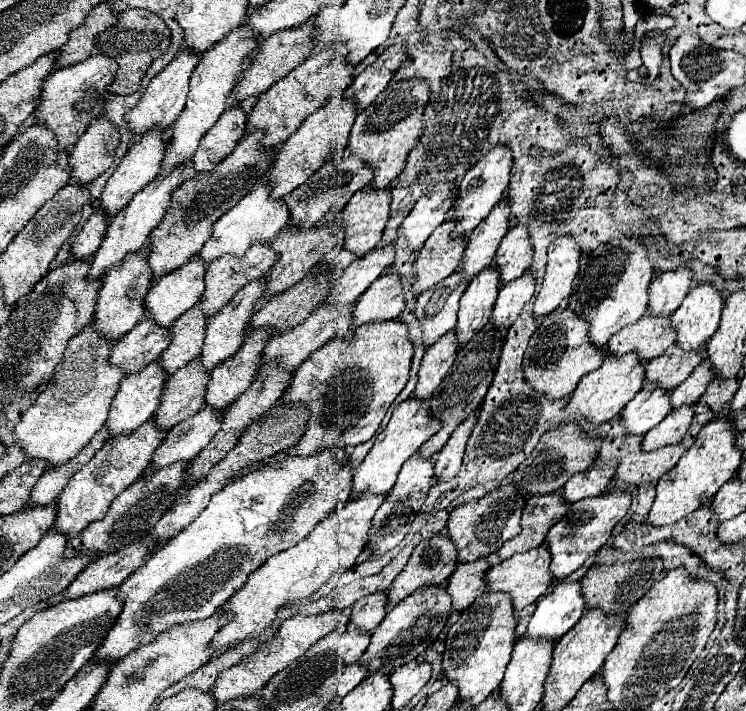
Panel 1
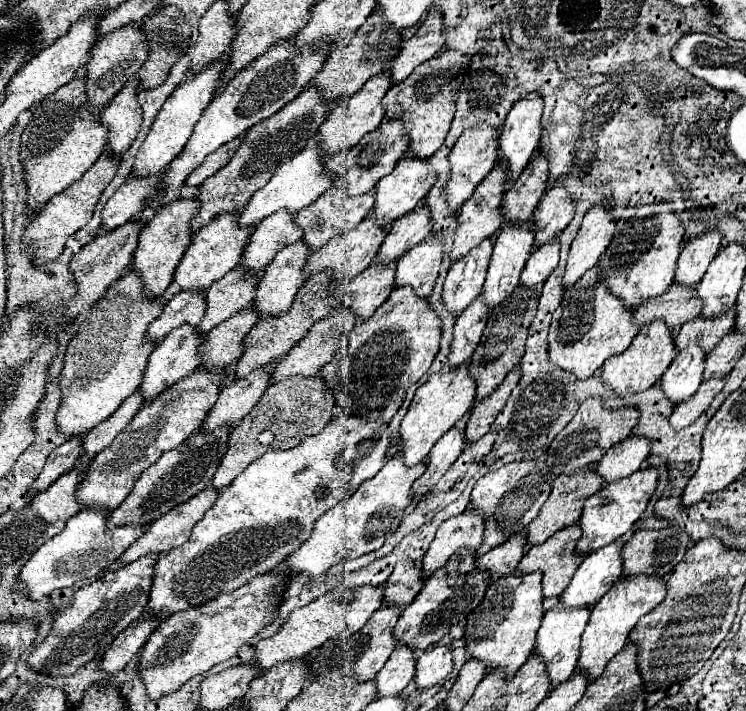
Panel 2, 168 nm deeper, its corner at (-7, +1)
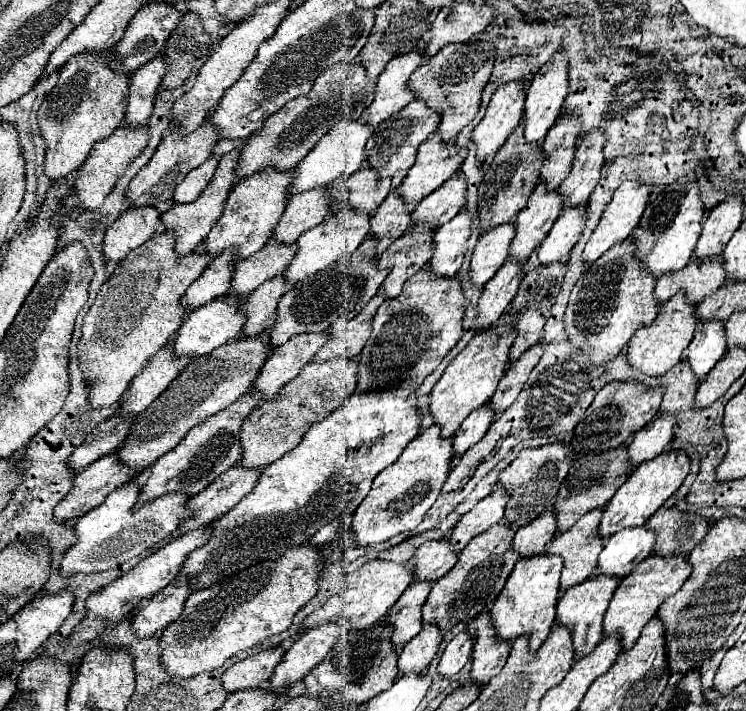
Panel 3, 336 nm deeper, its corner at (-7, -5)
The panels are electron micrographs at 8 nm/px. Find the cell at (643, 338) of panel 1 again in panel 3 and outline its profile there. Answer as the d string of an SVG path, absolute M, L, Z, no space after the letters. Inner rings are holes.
M720 255L712 261L696 261L692 257L680 273L668 273L656 283L656 299L660 303L674 297L680 289L692 303L700 303L704 297L712 295L724 283L724 265L720 265Z

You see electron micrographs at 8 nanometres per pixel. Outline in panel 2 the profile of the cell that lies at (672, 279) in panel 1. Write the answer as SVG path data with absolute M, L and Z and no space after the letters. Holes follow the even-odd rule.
M716 231L686 243L678 259L674 283L682 287L696 287L696 283L700 283L700 279L704 277L704 271L716 257L718 249L720 249L720 235Z

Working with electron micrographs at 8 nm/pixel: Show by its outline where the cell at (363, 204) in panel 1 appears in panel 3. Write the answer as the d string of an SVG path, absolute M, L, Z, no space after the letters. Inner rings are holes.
M432 133L432 137L420 145L414 167L408 169L408 175L398 187L402 199L414 205L420 203L462 167L466 155L466 147L444 143L440 133Z

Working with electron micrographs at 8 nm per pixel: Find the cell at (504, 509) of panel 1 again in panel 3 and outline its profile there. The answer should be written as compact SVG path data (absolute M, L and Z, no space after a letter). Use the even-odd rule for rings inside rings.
M550 443L536 449L524 449L520 455L502 471L498 487L508 487L512 491L506 507L506 521L512 527L522 527L542 511L552 507L554 497L570 471L570 461L574 459L574 449L564 443Z

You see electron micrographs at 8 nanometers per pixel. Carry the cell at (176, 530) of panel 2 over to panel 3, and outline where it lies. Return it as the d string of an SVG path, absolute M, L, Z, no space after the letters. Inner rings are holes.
M240 463L232 465L214 483L210 483L202 493L190 499L188 507L194 511L194 517L184 521L174 537L184 535L190 529L198 529L206 523L216 521L220 515L228 513L246 493L250 493L260 479L260 469L244 469Z

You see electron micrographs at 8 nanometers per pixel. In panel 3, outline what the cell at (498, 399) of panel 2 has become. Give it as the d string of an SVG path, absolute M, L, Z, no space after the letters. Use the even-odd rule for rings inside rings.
M538 341L536 345L532 345L526 353L522 353L522 357L518 361L514 361L508 369L506 369L506 375L500 379L498 383L498 389L494 393L494 397L490 399L490 407L496 409L496 413L500 411L506 411L518 397L518 393L522 391L530 371L534 369L534 365L540 361L544 353L544 345L542 341Z

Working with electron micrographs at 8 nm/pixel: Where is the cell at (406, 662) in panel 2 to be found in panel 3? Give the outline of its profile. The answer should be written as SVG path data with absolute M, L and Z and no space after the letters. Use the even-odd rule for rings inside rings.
M424 625L422 631L414 639L410 639L398 655L400 675L424 671L438 653L440 643L442 643L440 629L436 629L436 625Z

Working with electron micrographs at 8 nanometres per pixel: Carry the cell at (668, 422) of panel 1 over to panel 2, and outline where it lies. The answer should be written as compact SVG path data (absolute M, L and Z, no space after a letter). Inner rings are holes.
M726 377L704 381L688 401L680 403L674 409L674 413L670 415L670 427L672 429L684 429L684 427L692 425L706 411L706 407L712 403L712 399L722 391L724 383L726 383Z

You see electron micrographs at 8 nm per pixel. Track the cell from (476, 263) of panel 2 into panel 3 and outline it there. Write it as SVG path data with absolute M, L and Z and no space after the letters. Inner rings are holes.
M512 223L498 225L480 237L470 261L470 279L474 285L484 285L496 275L508 259L508 243L512 243Z

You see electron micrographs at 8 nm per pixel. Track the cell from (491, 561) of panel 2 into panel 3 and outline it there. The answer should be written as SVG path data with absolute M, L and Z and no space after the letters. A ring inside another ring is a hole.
M548 507L540 517L532 519L528 525L520 527L512 549L520 555L538 555L546 551L546 545L556 535L556 509Z

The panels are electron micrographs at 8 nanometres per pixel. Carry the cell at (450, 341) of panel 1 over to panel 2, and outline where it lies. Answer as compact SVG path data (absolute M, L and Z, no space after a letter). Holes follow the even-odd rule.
M478 297L474 299L462 315L458 315L454 323L454 333L452 333L452 343L450 343L450 353L448 353L448 363L450 369L456 369L462 365L462 361L468 361L474 347L480 341L480 335L486 327L488 311L484 307L484 301Z

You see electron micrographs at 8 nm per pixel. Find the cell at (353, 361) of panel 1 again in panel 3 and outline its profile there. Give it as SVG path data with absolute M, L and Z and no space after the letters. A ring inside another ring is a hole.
M422 269L420 273L412 275L398 297L392 297L392 301L384 301L372 321L372 335L362 349L362 353L356 357L360 363L358 371L358 387L356 389L380 389L388 385L396 385L398 381L412 381L412 385L420 385L444 359L444 355L458 343L462 337L462 319L466 313L466 297L462 293L462 281L456 277L440 277L438 273L432 273L432 269Z

